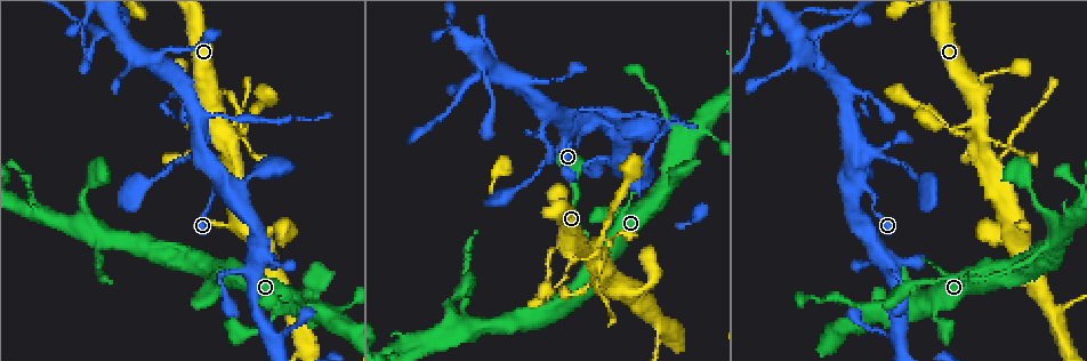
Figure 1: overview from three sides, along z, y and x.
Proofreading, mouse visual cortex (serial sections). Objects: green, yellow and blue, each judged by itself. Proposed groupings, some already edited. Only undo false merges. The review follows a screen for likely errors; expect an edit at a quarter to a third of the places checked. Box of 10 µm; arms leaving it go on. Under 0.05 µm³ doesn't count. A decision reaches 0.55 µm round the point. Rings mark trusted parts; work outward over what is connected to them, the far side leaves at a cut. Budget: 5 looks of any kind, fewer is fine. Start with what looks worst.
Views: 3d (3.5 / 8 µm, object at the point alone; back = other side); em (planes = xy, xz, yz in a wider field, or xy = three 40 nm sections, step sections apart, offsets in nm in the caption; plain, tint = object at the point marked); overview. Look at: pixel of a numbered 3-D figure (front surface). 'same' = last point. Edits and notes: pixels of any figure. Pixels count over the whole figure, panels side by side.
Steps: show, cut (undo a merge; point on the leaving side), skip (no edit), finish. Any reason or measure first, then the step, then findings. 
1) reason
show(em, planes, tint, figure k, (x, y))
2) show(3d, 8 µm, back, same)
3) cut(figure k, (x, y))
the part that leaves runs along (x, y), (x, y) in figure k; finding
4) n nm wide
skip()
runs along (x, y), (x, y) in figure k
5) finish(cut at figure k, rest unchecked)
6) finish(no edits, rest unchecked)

sudden change in width
show(3d, 3.5 µm, figure 1, (97, 253))

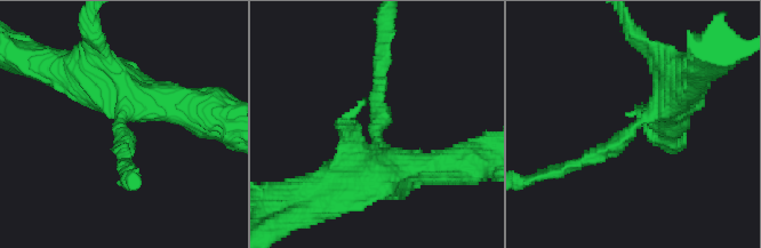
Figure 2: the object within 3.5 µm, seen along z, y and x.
show(em, xy, step 3, tint, figure 2, (636, 123))

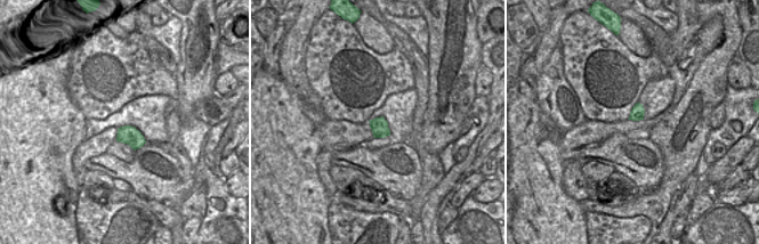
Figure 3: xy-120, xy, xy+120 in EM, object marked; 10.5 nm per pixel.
cut(figure 2, (379, 96))
the part that leaves runs along (376, 128), (383, 116), (383, 37) in figure 2; two cells meet here

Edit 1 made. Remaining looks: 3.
side arm on a straight run
show(3d, 8 µm, figure 1, (198, 118))

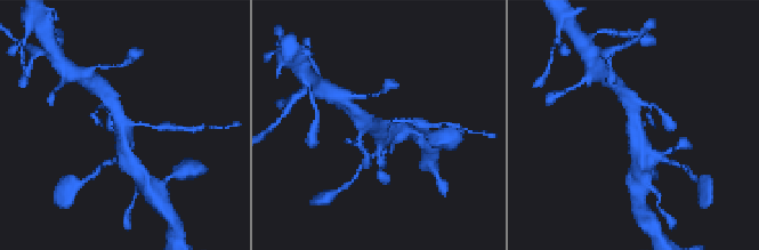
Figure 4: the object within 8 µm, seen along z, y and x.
show(3d, 3.5 µm, same)

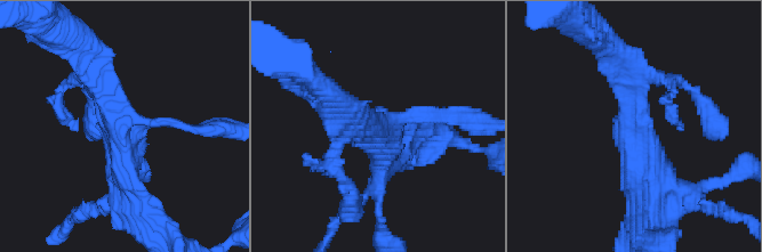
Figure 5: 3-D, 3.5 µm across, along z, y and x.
3 arms; arms of 150, 400, 400 nm; now the EM
show(em, xy, step 3, tint, figure 5, (124, 129))

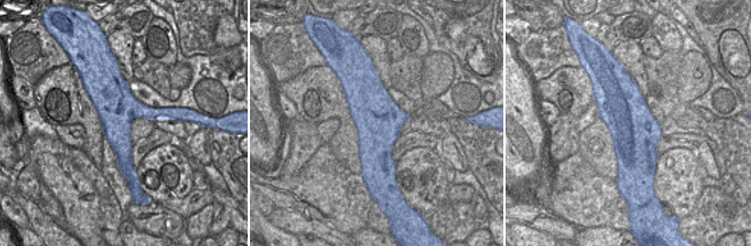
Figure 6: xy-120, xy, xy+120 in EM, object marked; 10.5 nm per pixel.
500 nm wide
cut(figure 5, (191, 128))
the part that leaves runs along (152, 121), (232, 131) in figure 5; two cells meet here

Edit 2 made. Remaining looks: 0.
finish(cut at figure 2, cut at figure 5, rest unchecked)

